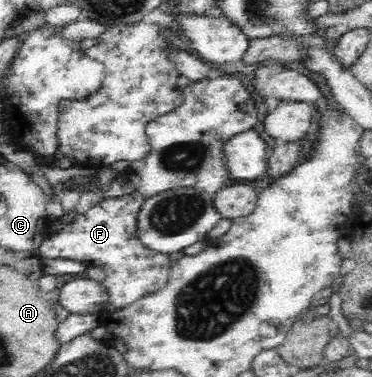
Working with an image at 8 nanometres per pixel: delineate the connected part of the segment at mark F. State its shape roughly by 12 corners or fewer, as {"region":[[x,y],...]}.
{"region":[[103,199],[37,255],[102,267],[103,309],[167,285],[172,260],[137,234],[145,199]]}

